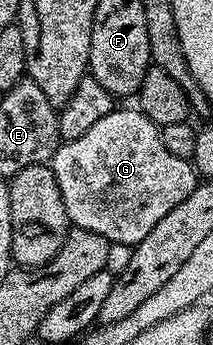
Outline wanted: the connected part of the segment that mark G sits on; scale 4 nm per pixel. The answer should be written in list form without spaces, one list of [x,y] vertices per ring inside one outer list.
[[[113,108],[109,112],[109,116],[101,116],[101,120],[97,120],[97,124],[93,124],[93,128],[89,128],[89,132],[77,136],[77,140],[63,142],[56,148],[55,155],[51,157],[49,165],[53,176],[57,176],[57,188],[61,188],[61,200],[65,200],[65,212],[72,227],[97,232],[97,236],[101,236],[106,242],[116,242],[117,244],[125,244],[128,248],[134,248],[141,240],[145,240],[145,236],[149,236],[149,232],[153,232],[153,228],[168,212],[173,212],[173,208],[177,204],[181,204],[181,200],[185,200],[185,196],[189,196],[189,192],[193,192],[193,188],[197,184],[194,165],[188,159],[173,156],[173,152],[168,152],[159,131],[160,127],[152,123],[138,108],[132,108],[132,110]]]

